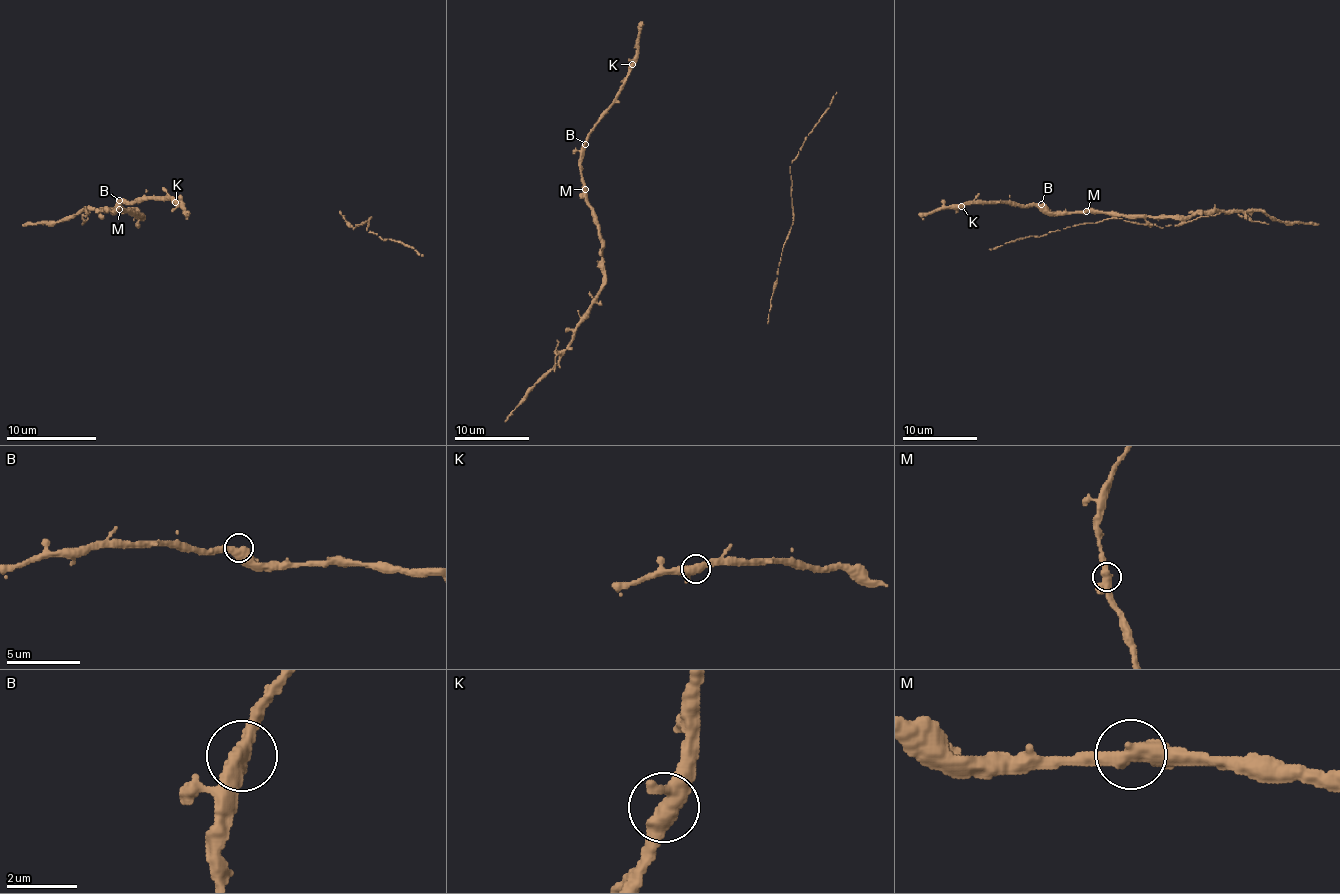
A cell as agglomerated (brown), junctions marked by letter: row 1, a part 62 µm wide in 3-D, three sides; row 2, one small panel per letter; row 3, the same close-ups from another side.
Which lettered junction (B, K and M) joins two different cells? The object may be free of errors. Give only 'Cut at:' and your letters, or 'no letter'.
Cut at: no letter

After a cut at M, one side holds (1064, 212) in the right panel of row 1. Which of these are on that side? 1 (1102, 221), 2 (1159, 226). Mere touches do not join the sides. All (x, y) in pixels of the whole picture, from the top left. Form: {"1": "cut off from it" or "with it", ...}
{"1": "with it", "2": "with it"}

